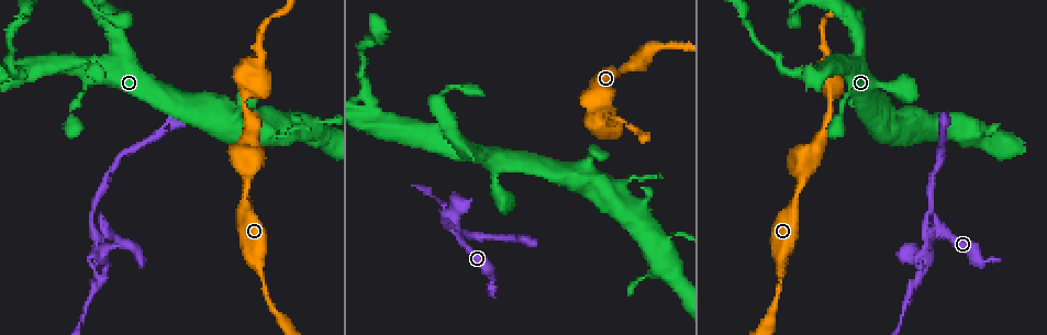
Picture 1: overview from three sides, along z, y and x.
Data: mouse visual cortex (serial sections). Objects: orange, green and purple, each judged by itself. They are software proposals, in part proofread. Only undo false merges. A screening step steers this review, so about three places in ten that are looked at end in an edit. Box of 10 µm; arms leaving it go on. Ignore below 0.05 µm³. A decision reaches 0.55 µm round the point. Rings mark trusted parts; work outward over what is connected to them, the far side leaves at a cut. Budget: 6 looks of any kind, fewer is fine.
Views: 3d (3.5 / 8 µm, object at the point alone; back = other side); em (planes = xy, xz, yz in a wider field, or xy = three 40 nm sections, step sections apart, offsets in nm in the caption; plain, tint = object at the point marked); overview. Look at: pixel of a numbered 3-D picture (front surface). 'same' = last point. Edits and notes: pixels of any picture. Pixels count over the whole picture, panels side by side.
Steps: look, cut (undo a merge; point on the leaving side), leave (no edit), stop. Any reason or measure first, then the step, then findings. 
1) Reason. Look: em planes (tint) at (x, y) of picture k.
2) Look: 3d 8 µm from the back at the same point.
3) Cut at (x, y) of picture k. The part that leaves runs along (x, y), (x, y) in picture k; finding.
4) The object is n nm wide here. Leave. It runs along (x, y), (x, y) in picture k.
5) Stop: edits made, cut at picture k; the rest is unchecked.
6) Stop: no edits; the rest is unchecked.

Sharp bend. Look: 3d 3.5 µm at (934, 213) of picture 1.

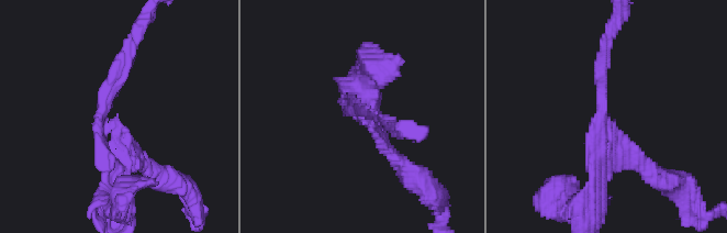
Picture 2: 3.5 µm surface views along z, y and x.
The arms are 200, 200 nm wide. Look: em xy step 2 (tint) at (607, 114) of picture 2.

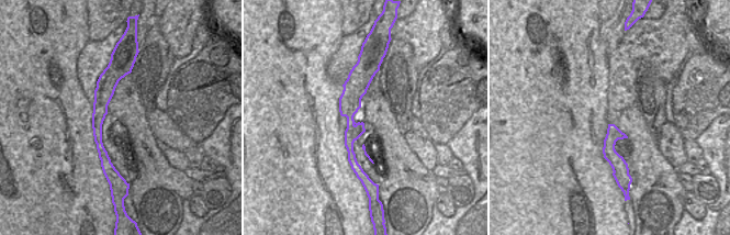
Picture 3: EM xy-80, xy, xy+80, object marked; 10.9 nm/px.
Cut at (373, 88) of picture 2. A second cell is stuck on.

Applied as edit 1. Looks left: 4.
Look: 3d 3.5 µm at (791, 17) of picture 1.

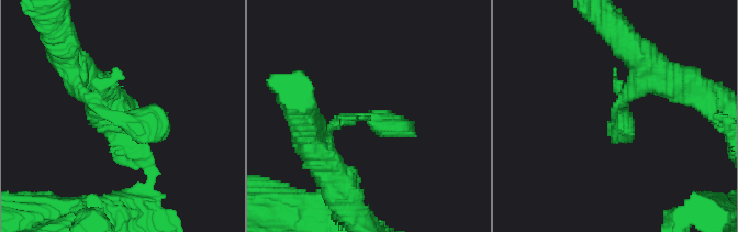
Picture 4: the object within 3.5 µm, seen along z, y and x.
Now the EM. Look: em planes (plain) at (615, 119) of picture 4.

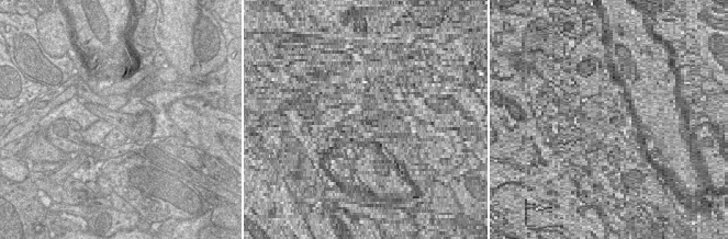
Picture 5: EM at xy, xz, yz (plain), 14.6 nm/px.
Look: em planes (tint) at the same point.

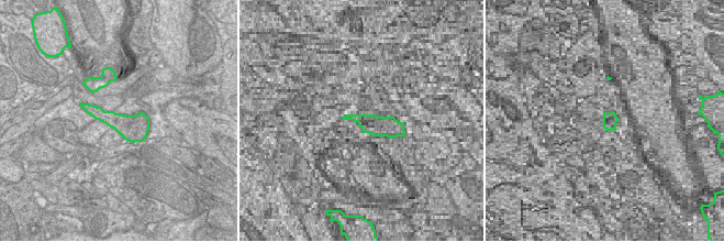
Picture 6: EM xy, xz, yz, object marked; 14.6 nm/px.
The object is 360 nm wide here. Leave. It runs along (76, 76), (105, 113), (167, 130) in picture 4; one cell here.

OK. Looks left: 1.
Stop: edits made, cut at picture 2; the rest is unchecked.

